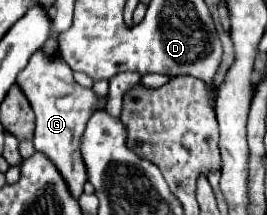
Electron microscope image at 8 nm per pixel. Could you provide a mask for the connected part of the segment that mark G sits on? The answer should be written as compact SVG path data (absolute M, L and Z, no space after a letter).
M42 50L32 54L26 68L18 74L16 84L28 98L34 114L36 114L36 132L34 132L34 148L42 154L46 154L54 166L58 168L60 176L66 182L66 188L72 198L80 198L82 186L86 182L84 174L84 160L80 158L80 134L88 122L88 118L106 108L106 96L100 98L94 94L94 90L86 90L82 86L76 86L72 78L70 66L62 62L48 62L44 58Z

